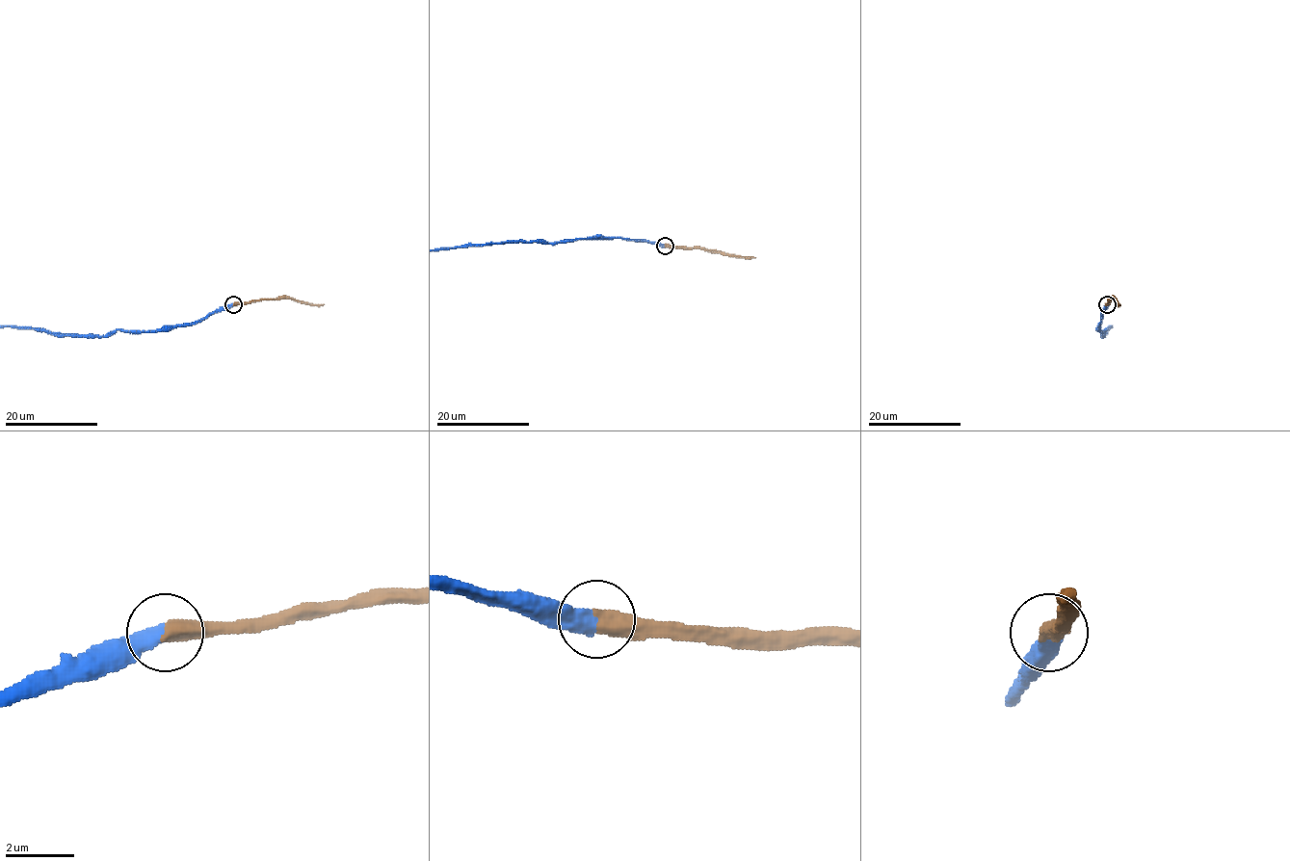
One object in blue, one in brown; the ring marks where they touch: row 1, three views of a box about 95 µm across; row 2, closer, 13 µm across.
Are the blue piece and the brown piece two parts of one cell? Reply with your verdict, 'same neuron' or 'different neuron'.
same neuron

